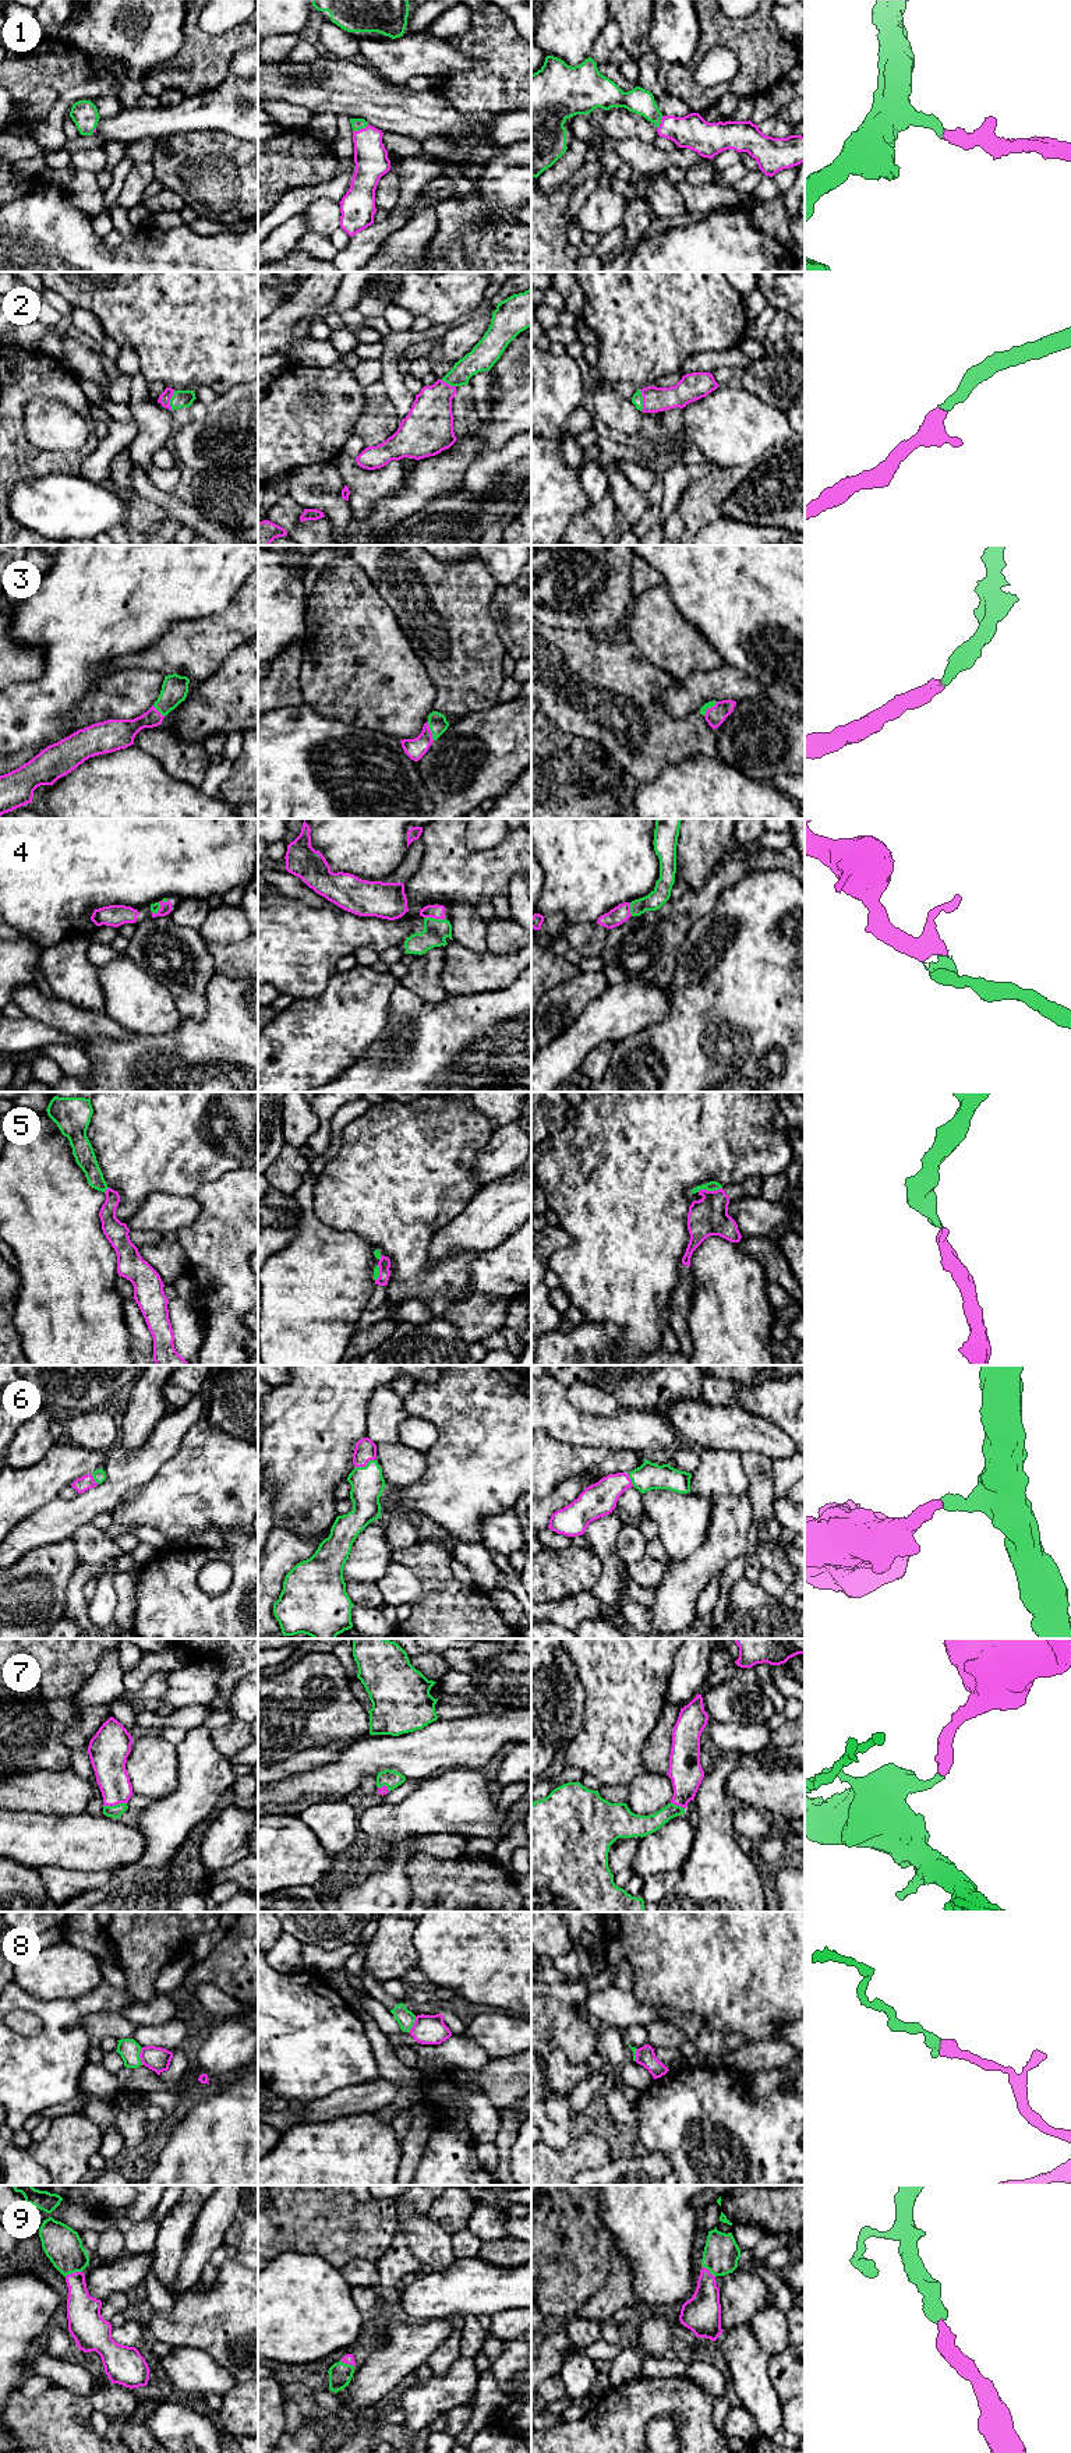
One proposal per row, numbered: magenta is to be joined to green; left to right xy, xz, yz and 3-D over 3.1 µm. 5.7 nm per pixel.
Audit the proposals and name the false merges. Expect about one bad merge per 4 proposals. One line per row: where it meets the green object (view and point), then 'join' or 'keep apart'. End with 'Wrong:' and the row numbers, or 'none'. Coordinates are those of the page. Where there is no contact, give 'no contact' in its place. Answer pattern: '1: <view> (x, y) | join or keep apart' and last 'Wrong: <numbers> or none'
1: xz (360, 128) | join
2: yz (642, 400) | join
3: xz (431, 731) | join
4: xz (433, 918) | join
5: yz (709, 1190) | join
6: xz (366, 1466) | join
7: xy (116, 1805) | join
8: xy (138, 2056) | keep apart
9: xy (73, 2272) | join
Wrong: 8

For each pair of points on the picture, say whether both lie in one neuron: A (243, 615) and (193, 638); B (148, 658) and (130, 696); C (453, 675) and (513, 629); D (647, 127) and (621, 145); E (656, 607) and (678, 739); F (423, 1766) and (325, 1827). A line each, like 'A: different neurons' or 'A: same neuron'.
A: same neuron
B: different neurons
C: different neurons
D: different neurons
E: different neurons
F: different neurons

